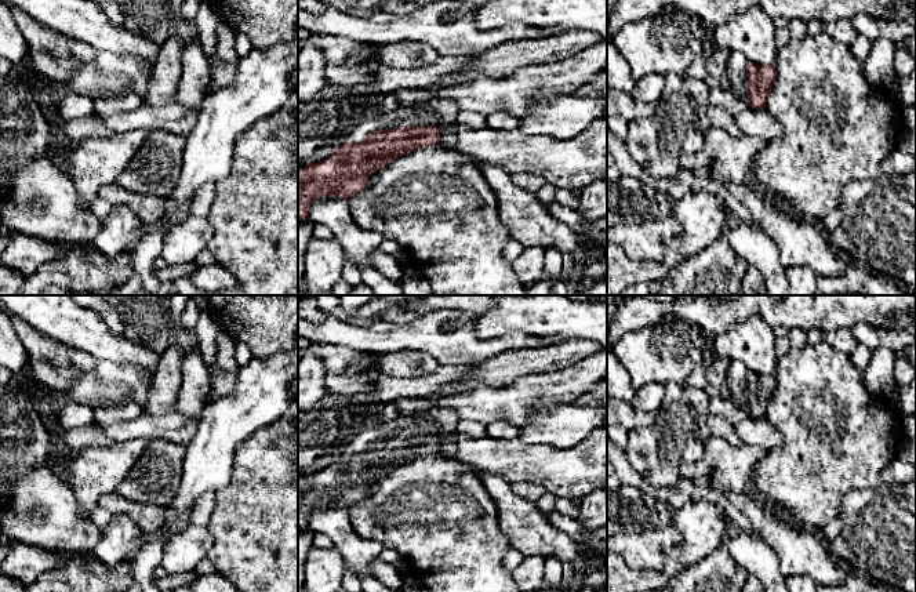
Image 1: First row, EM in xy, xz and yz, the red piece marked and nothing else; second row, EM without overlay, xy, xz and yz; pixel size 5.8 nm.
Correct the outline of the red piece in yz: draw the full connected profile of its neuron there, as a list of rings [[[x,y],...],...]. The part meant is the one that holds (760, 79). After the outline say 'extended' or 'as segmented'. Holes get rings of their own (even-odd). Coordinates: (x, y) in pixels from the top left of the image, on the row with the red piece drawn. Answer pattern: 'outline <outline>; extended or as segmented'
outline [[[735,51],[727,58],[720,86],[745,99],[750,108],[761,109],[766,108],[775,80],[775,63],[759,66]]]; extended

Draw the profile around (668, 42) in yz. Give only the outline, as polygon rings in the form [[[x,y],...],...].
[[[675,7],[628,22],[613,39],[626,59],[633,79],[647,75],[676,73],[683,76],[709,37],[709,29],[698,17]]]

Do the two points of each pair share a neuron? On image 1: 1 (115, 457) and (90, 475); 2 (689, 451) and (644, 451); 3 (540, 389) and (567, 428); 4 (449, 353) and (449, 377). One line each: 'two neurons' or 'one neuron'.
1: one neuron
2: one neuron
3: two neurons
4: two neurons

